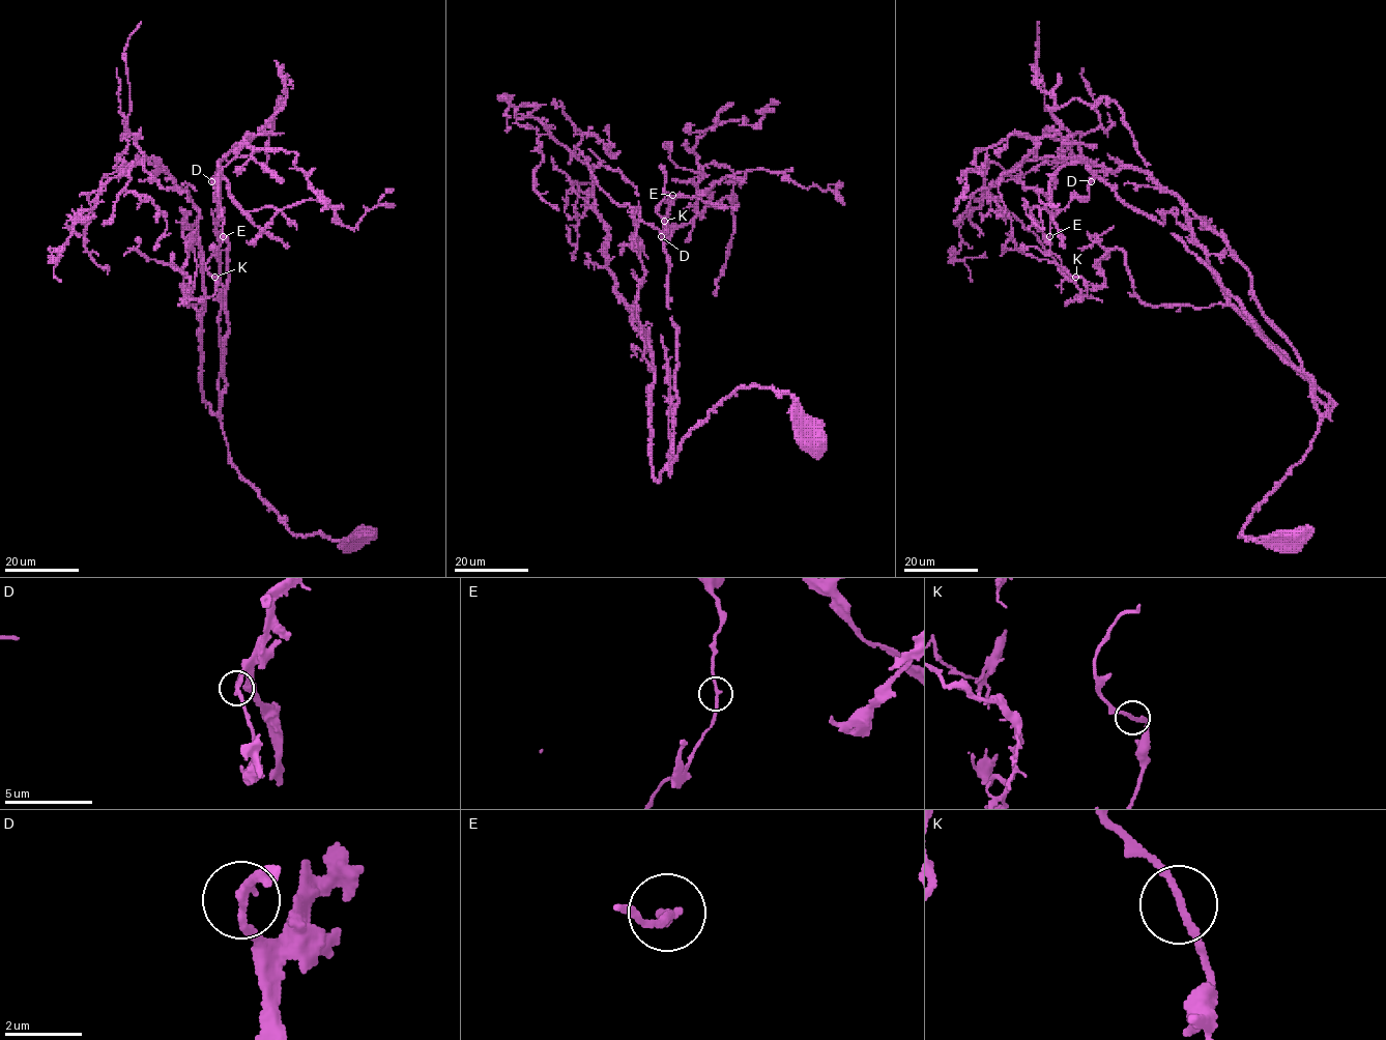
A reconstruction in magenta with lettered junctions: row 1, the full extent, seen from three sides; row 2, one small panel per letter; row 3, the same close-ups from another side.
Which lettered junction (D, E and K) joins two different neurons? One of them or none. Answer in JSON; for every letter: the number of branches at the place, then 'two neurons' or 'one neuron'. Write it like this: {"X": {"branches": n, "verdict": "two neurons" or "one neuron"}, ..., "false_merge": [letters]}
{"D": {"branches": 2, "verdict": "one neuron"}, "E": {"branches": 2, "verdict": "one neuron"}, "K": {"branches": 2, "verdict": "one neuron"}, "false_merge": []}

